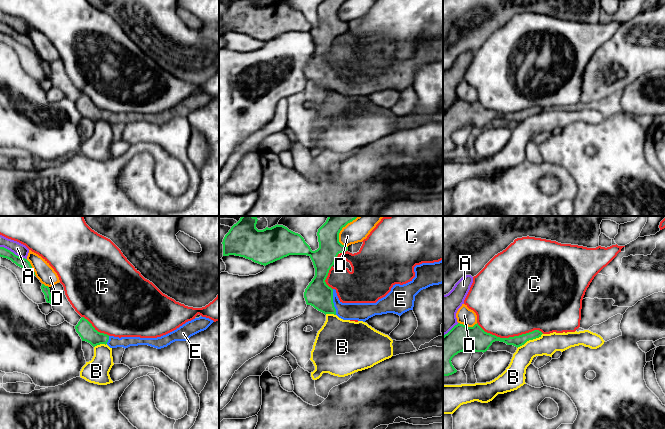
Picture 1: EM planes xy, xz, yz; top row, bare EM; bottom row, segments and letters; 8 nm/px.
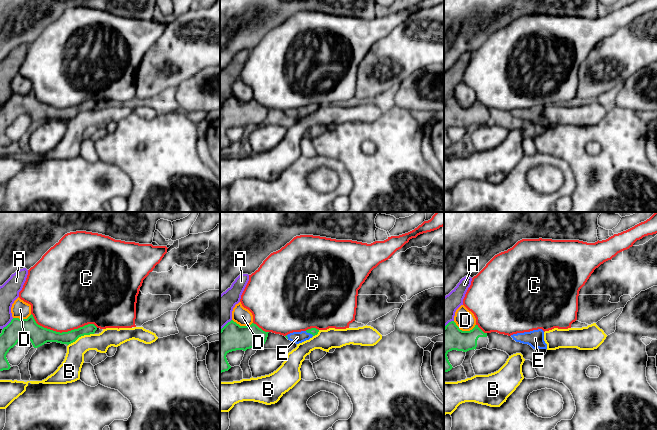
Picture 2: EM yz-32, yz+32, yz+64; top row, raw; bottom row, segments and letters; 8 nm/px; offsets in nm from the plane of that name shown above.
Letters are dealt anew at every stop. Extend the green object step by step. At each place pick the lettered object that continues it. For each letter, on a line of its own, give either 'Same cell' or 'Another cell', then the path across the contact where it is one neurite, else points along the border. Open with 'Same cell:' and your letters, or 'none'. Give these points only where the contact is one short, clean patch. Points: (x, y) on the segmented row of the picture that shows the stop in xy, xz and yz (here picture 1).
Same cell: E
A: Another cell
B: Another cell
C: Another cell
D: Another cell
E: Same cell. Path across: xz (318, 294), (327, 302), (332, 302), (338, 308), (347, 311)

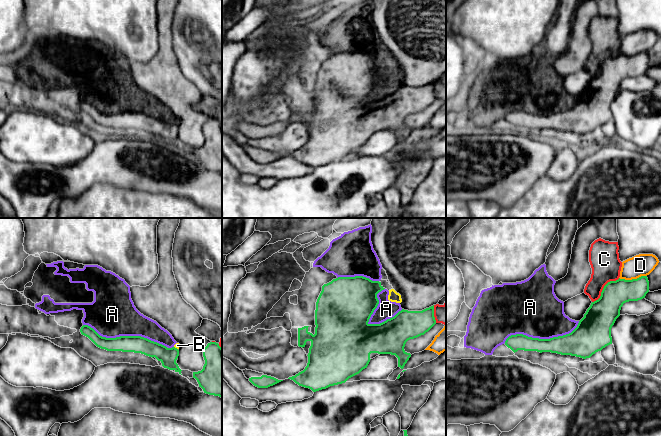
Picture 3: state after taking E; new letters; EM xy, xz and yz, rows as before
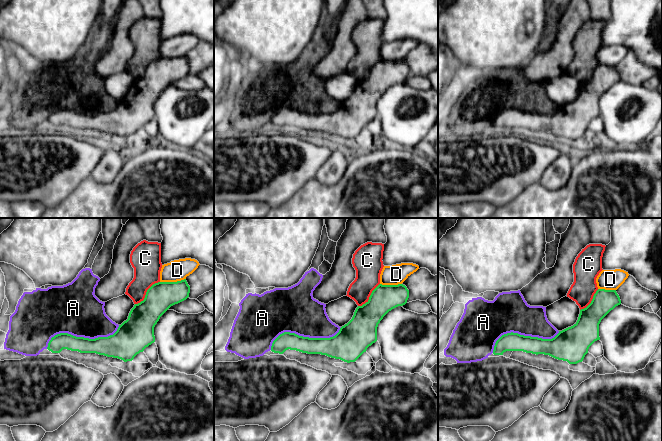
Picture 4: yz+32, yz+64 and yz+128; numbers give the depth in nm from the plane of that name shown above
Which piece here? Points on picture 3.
Same cell: none
A: Another cell
B: Another cell. Boundary: xy (174, 346), (177, 349)
C: Another cell
D: Another cell

